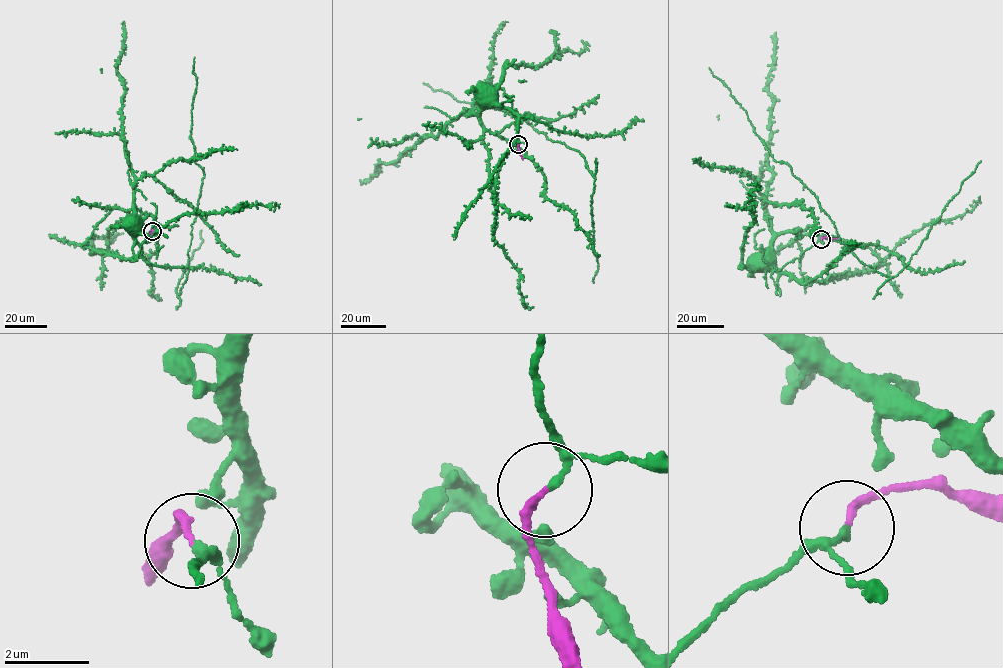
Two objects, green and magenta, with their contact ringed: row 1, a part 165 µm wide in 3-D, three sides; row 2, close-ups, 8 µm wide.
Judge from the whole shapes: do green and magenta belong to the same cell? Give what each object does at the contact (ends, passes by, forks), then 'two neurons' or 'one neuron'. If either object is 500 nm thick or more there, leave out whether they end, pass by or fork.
green forks there; magenta ends there; one neuron

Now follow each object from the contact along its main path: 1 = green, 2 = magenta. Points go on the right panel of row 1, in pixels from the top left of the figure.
1: (821, 239), (798, 258), (774, 271), (771, 277), (778, 289), (778, 272), (753, 260)
2: (821, 239), (837, 238)

